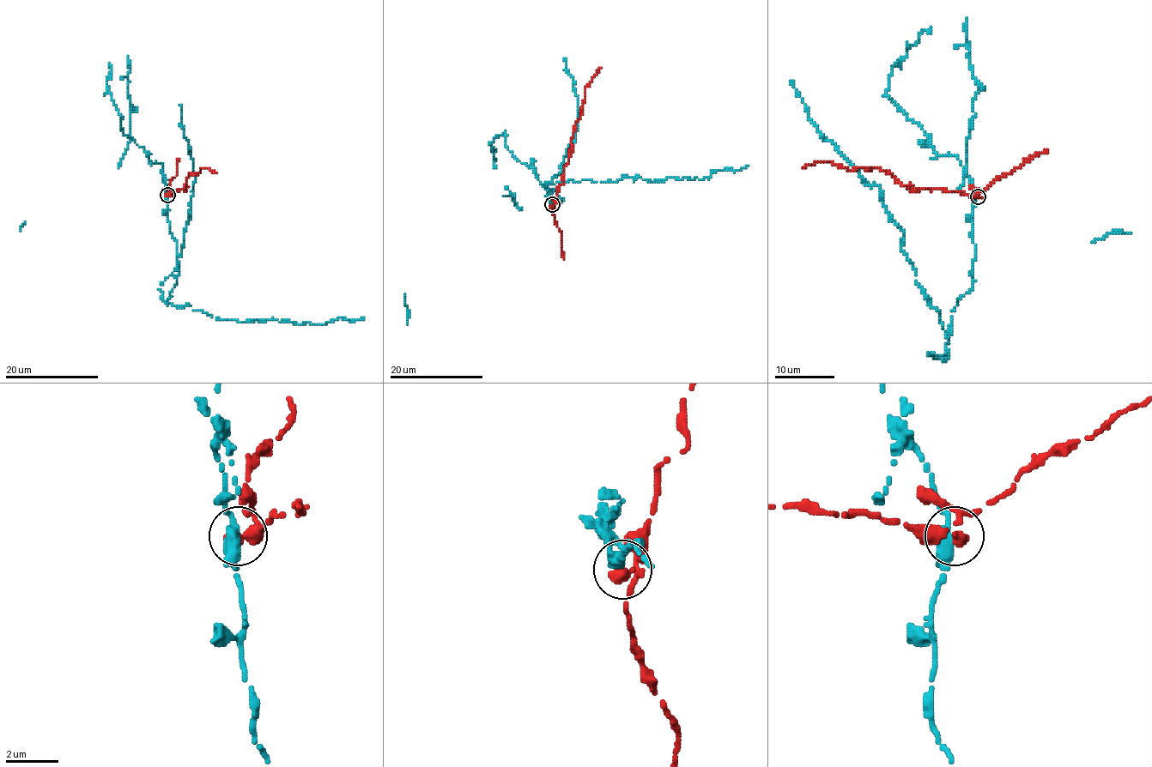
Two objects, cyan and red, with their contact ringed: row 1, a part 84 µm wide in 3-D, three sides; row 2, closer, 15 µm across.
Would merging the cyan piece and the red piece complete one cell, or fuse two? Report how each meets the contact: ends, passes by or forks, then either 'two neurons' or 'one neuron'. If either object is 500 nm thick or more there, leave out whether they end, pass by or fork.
cyan passes by; red passes by; two neurons

